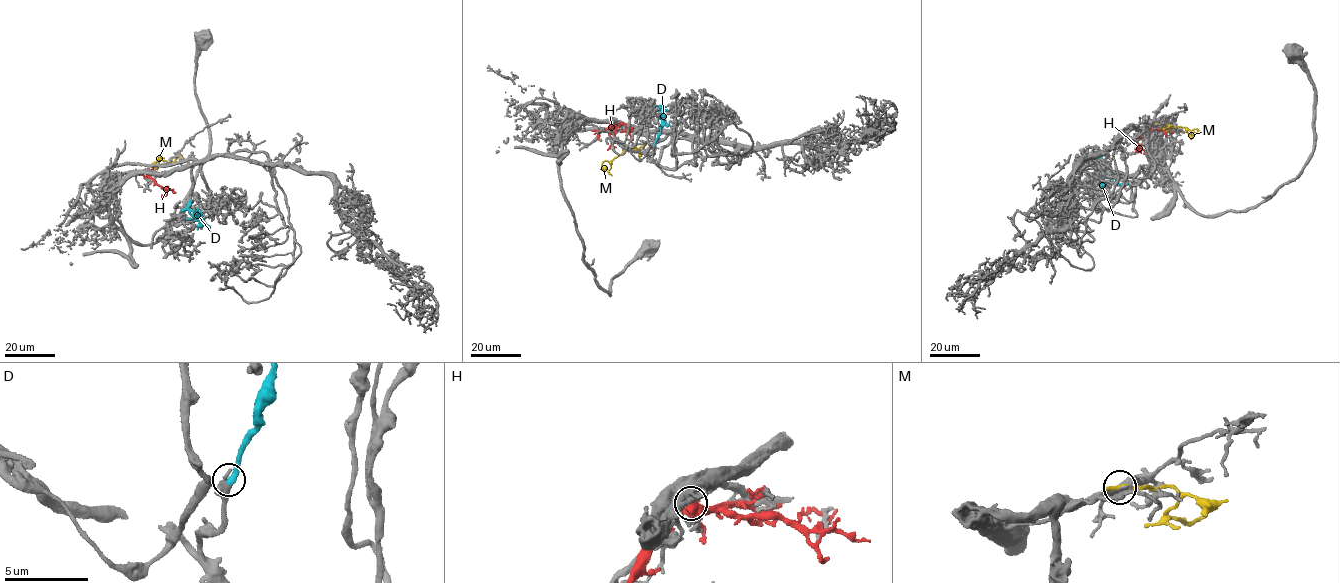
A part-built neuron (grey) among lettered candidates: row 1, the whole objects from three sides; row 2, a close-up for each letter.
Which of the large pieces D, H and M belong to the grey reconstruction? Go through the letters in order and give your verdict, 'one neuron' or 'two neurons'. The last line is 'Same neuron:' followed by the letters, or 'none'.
D: one neuron
H: two neurons
M: two neurons
Same neuron: D

